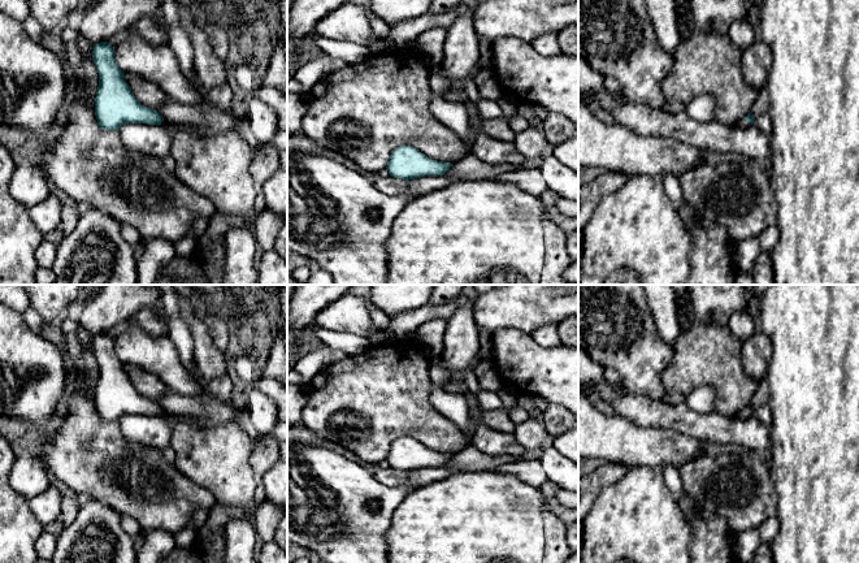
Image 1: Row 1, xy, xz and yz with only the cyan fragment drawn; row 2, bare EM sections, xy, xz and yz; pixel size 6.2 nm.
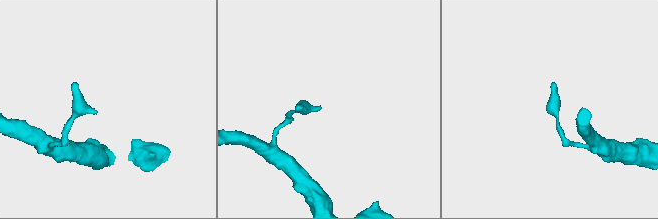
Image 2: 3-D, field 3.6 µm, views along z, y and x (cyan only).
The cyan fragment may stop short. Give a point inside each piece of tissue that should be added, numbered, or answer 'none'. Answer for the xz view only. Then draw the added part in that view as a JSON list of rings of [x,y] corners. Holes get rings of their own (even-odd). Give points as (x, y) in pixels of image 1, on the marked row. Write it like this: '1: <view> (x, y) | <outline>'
none

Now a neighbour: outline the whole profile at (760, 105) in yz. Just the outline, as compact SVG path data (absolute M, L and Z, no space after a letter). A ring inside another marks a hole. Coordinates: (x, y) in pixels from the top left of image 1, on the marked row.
M765 87L762 91L759 91L759 95L752 104L750 113L754 117L758 117L763 113L767 113L768 108L769 108L769 96L768 96L768 91L767 91L767 87Z

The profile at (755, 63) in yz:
M756 39L742 52L741 73L746 85L758 91L765 88L771 62L769 47L762 39Z

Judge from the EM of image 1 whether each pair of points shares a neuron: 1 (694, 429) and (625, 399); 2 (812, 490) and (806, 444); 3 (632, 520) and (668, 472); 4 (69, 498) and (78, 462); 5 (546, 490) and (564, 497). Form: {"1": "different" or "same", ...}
{"1": "same", "2": "same", "3": "different", "4": "different", "5": "different"}

